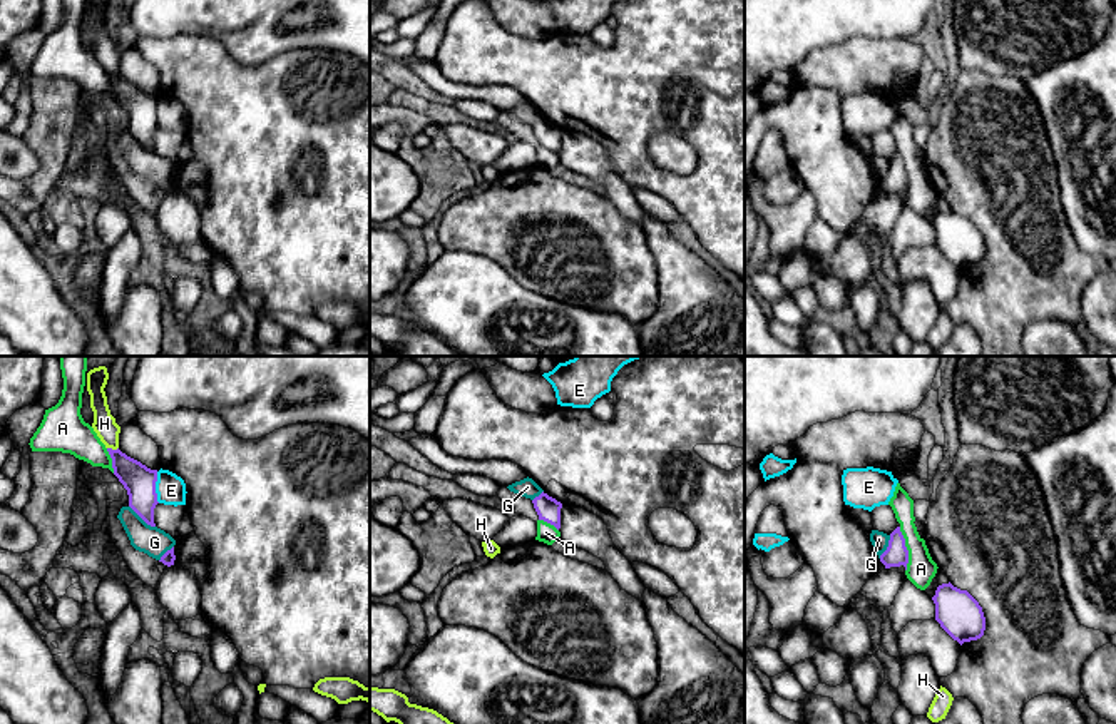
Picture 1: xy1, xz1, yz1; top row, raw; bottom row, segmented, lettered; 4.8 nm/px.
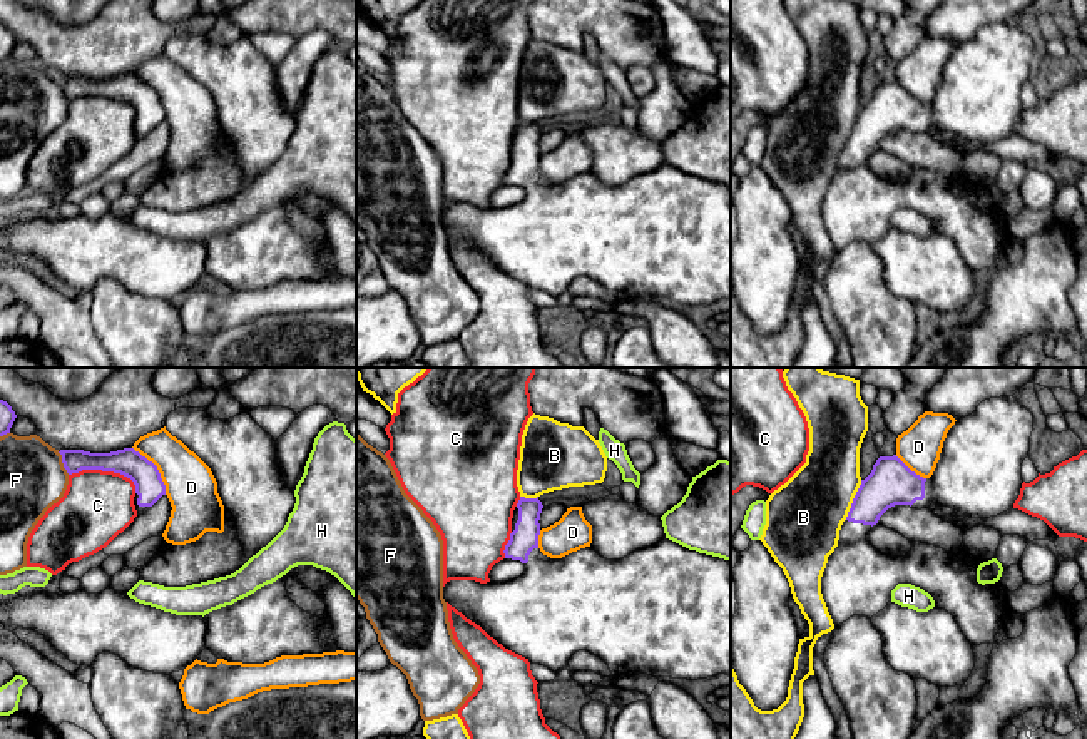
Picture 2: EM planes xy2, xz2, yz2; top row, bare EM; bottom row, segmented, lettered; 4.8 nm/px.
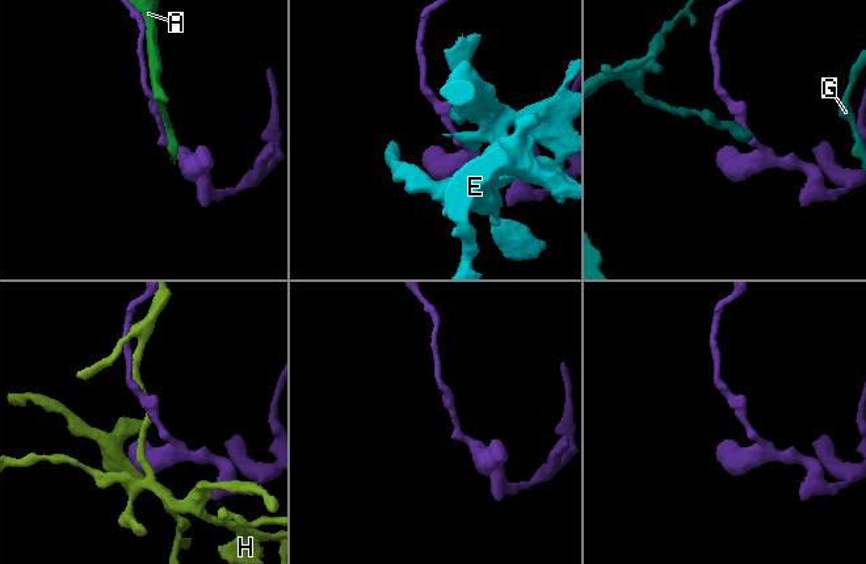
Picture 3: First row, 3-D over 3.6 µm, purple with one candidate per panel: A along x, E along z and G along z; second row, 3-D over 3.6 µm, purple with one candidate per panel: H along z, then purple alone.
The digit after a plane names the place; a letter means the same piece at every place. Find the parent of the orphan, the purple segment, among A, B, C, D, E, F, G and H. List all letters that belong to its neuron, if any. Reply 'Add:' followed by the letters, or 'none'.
Add: none

